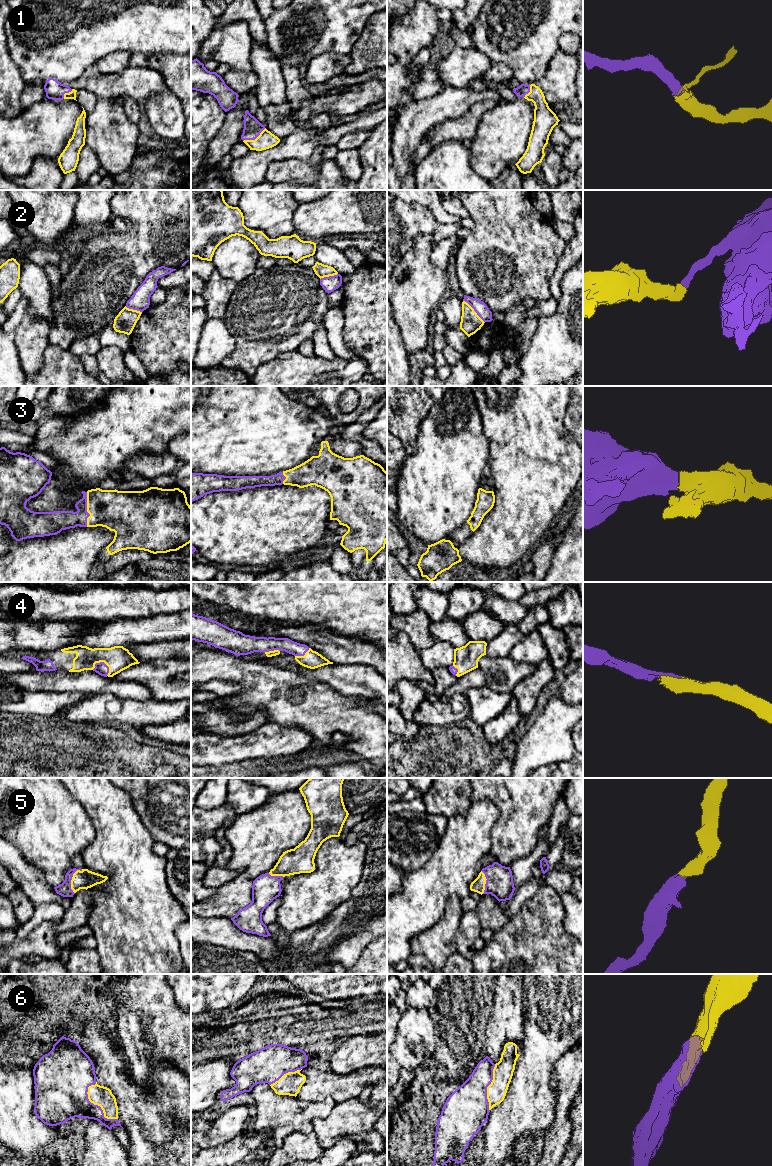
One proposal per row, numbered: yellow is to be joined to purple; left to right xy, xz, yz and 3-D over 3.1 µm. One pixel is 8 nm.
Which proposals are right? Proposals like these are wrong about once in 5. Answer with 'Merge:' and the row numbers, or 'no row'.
Merge: 1, 3, 4, 5, 6

